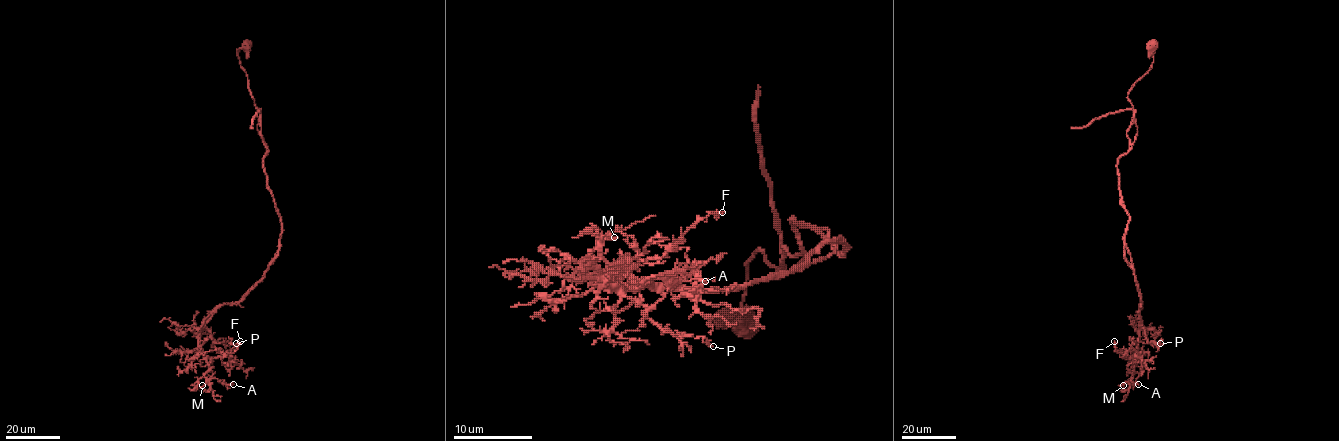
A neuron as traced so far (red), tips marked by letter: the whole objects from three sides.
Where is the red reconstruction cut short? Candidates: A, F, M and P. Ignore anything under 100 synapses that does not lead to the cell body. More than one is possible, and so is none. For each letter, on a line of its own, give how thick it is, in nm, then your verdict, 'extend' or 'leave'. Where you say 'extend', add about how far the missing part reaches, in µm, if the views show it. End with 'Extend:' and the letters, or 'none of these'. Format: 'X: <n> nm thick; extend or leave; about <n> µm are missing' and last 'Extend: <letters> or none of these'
A: 140 nm thick; leave
F: 100 nm thick; leave
M: 130 nm thick; leave
P: 170 nm thick; leave
Extend: none of these

